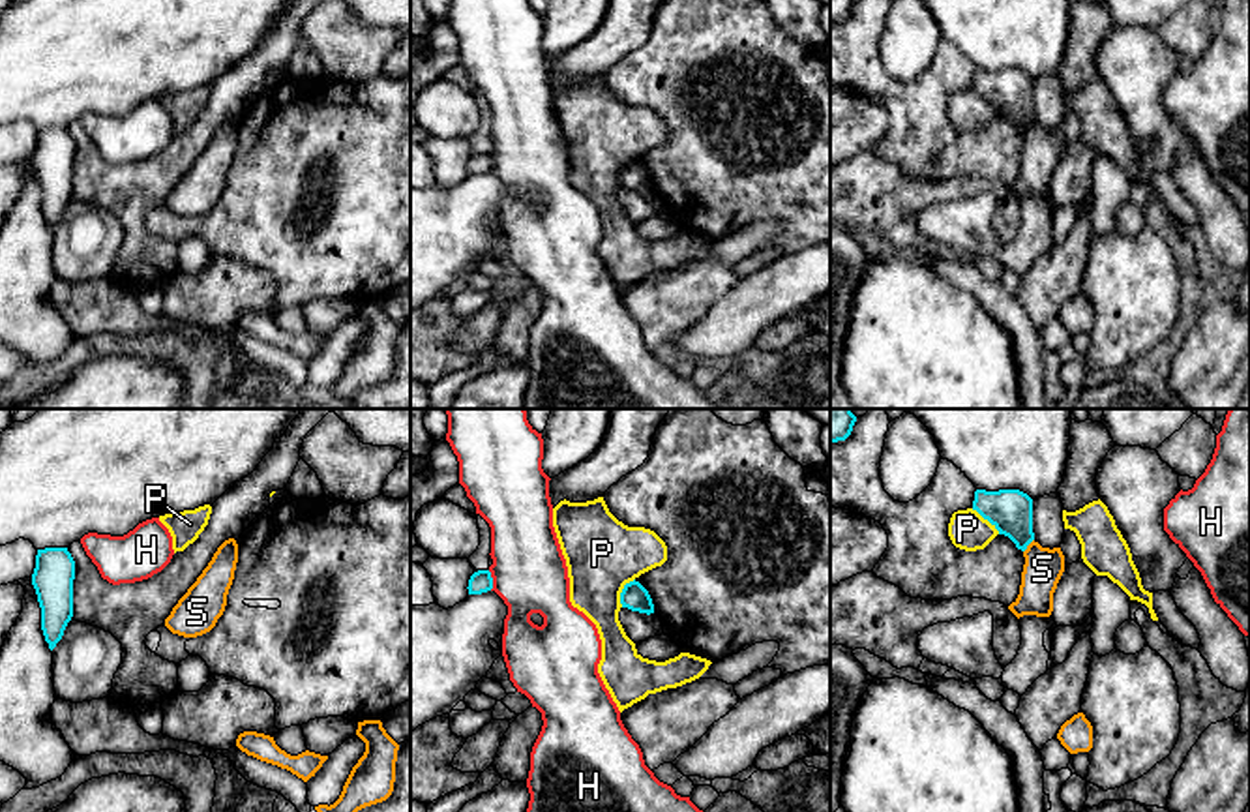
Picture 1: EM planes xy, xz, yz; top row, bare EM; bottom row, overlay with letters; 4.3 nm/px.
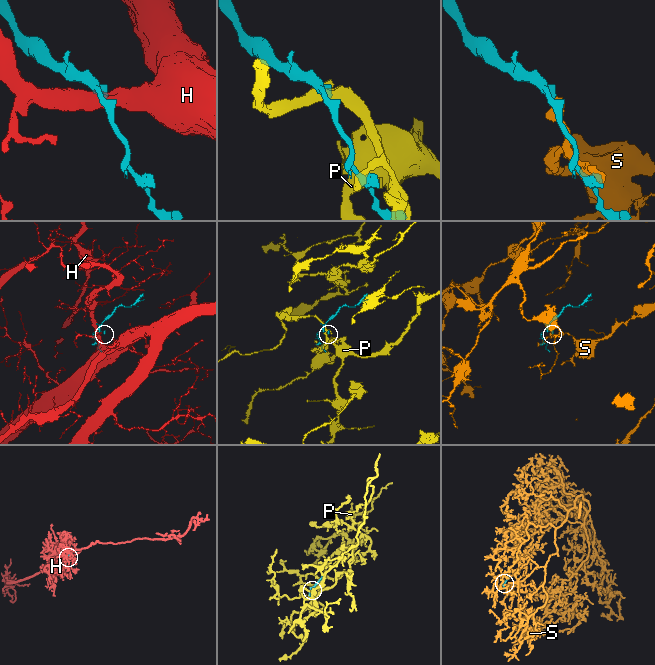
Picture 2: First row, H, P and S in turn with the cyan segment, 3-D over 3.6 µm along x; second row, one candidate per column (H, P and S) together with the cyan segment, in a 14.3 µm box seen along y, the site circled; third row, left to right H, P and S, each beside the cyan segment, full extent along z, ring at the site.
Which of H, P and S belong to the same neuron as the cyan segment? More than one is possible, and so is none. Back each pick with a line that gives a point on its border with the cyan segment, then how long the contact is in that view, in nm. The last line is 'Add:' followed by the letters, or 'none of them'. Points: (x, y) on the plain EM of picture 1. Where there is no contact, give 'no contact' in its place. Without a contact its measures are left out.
Add: none of them

